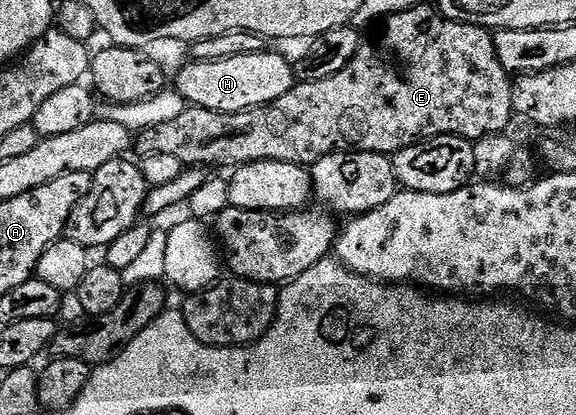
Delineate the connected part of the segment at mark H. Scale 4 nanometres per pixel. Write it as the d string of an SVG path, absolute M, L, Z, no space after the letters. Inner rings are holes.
M264 49L241 57L229 57L221 61L191 61L173 79L174 90L192 107L213 109L221 113L247 111L250 107L264 107L289 93L296 85L292 60Z

